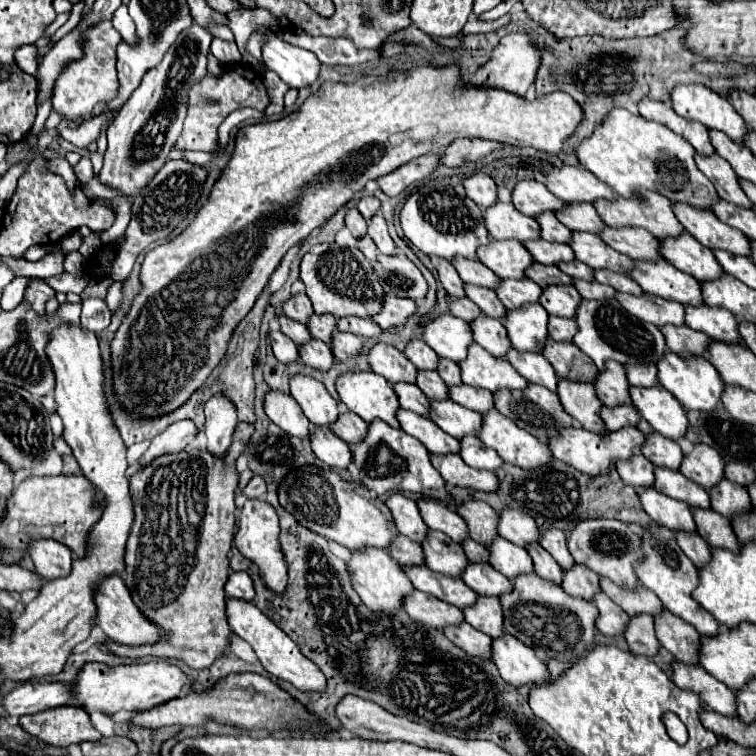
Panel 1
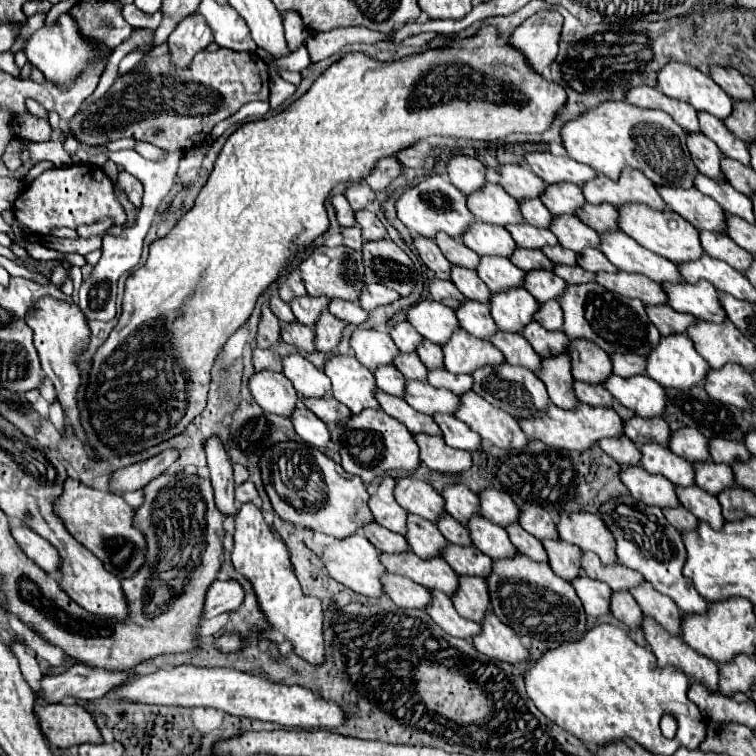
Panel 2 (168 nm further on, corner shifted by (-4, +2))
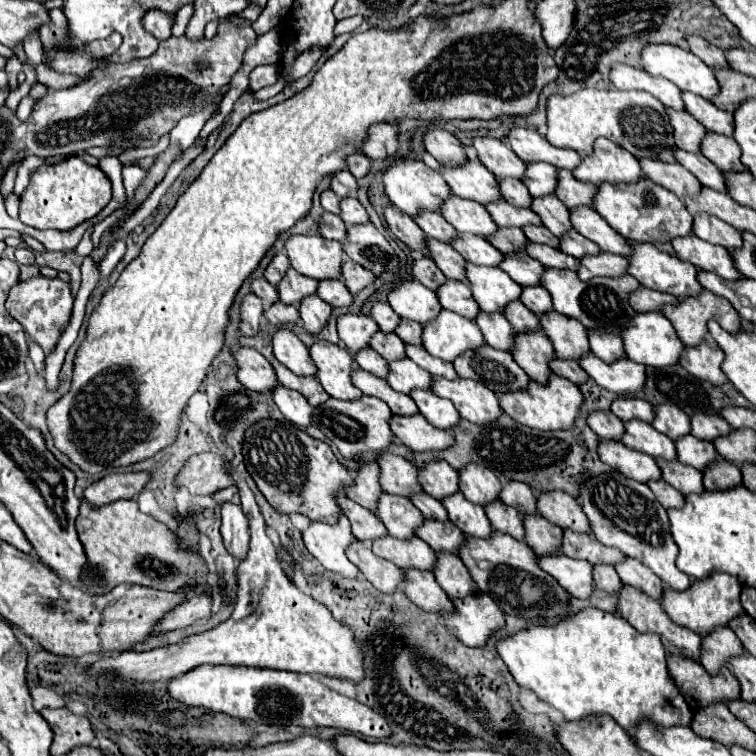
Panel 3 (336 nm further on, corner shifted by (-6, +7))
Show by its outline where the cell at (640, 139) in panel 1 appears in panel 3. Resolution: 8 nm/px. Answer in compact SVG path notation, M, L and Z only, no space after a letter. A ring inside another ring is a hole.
M584 88L572 96L548 98L548 132L546 138L552 146L572 148L578 154L592 154L596 138L608 138L614 144L626 148L636 158L652 158L664 162L676 162L676 142L672 136L672 124L668 124L666 108L660 100L648 92L620 92L620 90L594 90Z

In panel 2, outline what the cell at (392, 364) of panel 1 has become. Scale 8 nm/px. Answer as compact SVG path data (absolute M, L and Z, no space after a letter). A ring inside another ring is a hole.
M360 327L350 337L350 349L354 351L356 359L370 371L374 371L374 365L392 363L392 359L398 355L388 333Z

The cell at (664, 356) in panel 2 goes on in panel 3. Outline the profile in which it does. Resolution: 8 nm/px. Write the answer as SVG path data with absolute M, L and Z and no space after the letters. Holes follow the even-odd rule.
M662 312L636 314L632 324L622 332L622 340L630 360L652 368L678 364L686 348Z

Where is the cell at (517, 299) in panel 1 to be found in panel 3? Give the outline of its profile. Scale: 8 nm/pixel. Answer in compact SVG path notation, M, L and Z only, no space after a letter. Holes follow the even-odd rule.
M458 234L452 246L462 254L466 262L472 262L476 266L498 266L504 260L504 254L500 254L500 250L492 248L492 244L480 236Z

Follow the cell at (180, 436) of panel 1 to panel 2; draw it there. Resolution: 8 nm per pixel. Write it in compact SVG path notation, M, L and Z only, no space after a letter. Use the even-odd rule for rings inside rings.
M170 449L170 451L164 451L152 459L146 459L142 463L134 463L124 469L118 469L110 475L108 491L118 493L118 495L122 495L126 491L140 491L152 479L162 475L166 469L170 469L176 459L178 459L178 453L174 449Z

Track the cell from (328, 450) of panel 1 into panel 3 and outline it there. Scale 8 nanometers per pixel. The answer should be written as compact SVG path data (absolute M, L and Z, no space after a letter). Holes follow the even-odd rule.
M278 384L274 388L272 396L286 420L290 420L292 424L302 426L302 428L308 428L312 424L312 406L306 402L306 398L302 394Z

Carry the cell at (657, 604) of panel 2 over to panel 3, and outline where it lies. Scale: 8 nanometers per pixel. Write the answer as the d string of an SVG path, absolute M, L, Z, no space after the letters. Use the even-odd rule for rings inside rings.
M626 558L624 562L616 564L614 568L616 568L616 572L618 572L618 576L622 578L624 584L628 584L628 586L632 586L632 588L638 588L640 592L648 594L650 598L654 598L654 600L658 600L658 602L662 600L662 594L664 594L662 582L660 582L658 576L656 576L650 568L646 568L642 562L638 562L638 560L634 560L634 558Z

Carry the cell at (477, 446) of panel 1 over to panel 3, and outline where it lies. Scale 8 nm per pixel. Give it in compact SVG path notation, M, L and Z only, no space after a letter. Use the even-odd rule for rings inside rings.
M414 390L412 400L416 402L420 414L430 420L430 424L434 424L440 430L452 430L456 428L456 424L460 424L460 414L456 412L454 404L450 404L444 398L434 396L434 392L428 390Z

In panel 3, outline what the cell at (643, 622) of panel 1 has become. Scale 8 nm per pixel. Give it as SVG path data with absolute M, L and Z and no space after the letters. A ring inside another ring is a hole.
M606 564L594 566L594 584L600 590L604 590L608 594L614 594L614 596L618 596L620 594L620 588L624 586L622 580L616 576L614 566L606 566Z

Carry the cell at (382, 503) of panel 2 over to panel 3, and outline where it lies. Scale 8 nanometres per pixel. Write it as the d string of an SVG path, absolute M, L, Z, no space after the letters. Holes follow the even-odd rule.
M364 464L358 468L354 484L350 484L346 490L346 496L360 506L376 512L376 500L380 498L382 488L380 488L380 468L378 464Z

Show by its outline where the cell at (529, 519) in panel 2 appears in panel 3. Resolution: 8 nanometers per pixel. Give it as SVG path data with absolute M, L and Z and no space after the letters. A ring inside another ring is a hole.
M506 482L502 492L500 492L500 500L506 506L512 506L520 512L520 516L526 514L538 514L536 508L536 494L532 492L532 488L528 484L522 482Z

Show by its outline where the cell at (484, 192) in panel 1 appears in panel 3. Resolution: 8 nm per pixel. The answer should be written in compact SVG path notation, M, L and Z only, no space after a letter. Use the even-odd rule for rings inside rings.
M442 128L426 132L424 146L442 166L464 166L468 162L462 142Z

